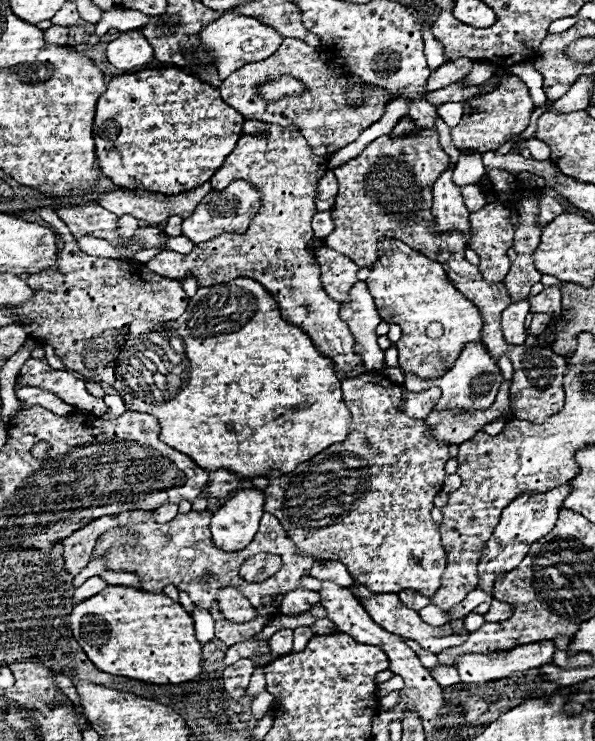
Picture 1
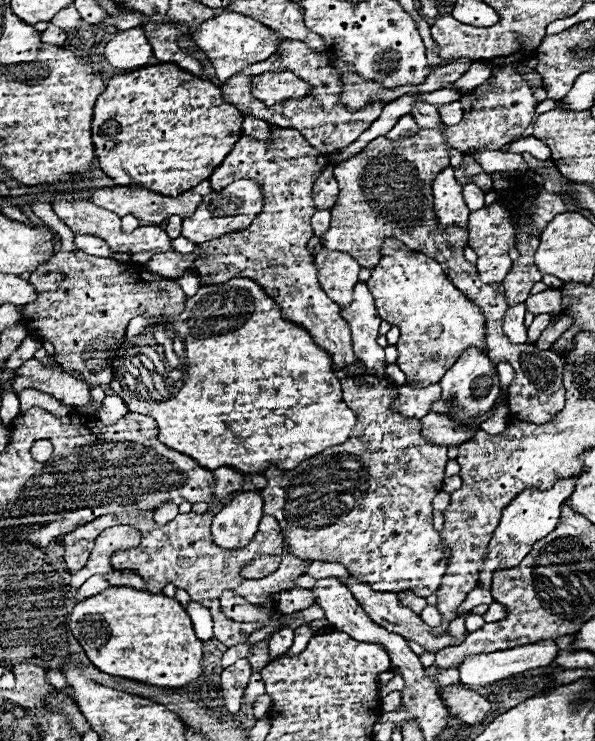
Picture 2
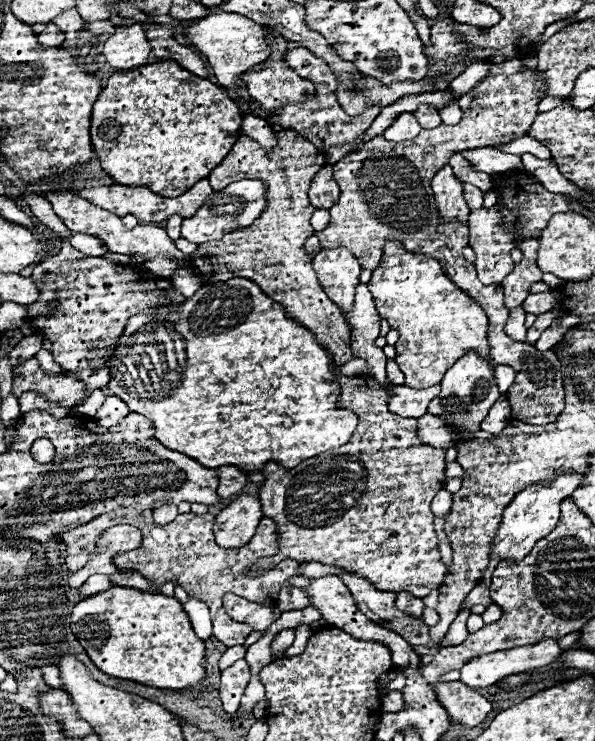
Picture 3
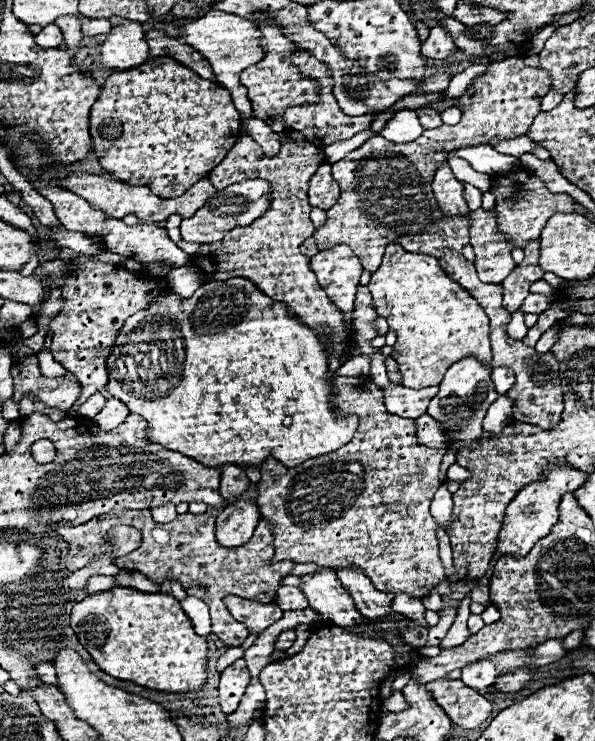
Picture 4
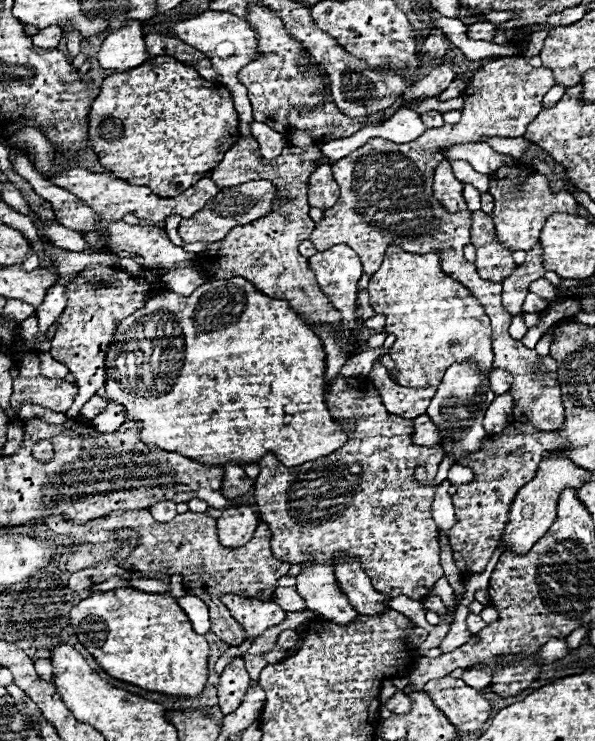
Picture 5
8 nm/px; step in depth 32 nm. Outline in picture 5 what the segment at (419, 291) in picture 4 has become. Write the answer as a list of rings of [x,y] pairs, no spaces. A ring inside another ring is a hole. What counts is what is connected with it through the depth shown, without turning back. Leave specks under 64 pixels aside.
[[[388,246],[380,270],[370,278],[368,292],[372,308],[386,316],[386,332],[396,336],[390,356],[396,362],[398,384],[438,386],[446,368],[460,360],[476,360],[484,372],[492,370],[490,318],[460,282],[442,272],[436,254],[408,254],[400,246]]]

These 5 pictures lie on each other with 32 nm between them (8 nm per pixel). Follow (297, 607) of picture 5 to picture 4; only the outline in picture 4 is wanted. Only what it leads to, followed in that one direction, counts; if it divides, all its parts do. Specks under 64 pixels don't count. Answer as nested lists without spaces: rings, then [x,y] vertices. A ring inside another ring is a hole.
[[[282,586],[276,596],[276,604],[286,612],[286,610],[304,610],[308,606],[308,600],[304,598],[300,588],[294,586]]]

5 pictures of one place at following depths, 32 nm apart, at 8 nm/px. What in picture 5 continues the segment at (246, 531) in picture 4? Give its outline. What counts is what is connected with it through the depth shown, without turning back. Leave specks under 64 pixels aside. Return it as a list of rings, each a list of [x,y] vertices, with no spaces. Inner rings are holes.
[[[238,504],[234,508],[226,508],[222,516],[216,518],[216,522],[220,544],[226,548],[238,548],[252,538],[258,526],[258,516],[252,506]]]

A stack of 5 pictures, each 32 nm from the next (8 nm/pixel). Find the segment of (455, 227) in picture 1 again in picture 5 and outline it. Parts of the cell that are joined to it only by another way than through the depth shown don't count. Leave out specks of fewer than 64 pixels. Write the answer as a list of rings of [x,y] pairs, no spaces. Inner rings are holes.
[[[442,160],[440,166],[434,172],[434,196],[436,200],[448,210],[448,212],[462,212],[468,210],[464,196],[462,196],[462,182],[454,178],[452,168],[448,164],[448,160]]]

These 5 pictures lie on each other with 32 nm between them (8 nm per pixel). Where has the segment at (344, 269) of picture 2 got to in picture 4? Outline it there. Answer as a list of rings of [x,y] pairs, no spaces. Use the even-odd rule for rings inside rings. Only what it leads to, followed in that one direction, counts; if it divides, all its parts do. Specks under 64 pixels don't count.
[[[338,246],[330,250],[320,250],[316,256],[312,256],[310,266],[316,272],[318,282],[328,298],[342,310],[348,334],[352,334],[350,316],[354,308],[354,294],[364,270],[358,258],[348,246]]]

